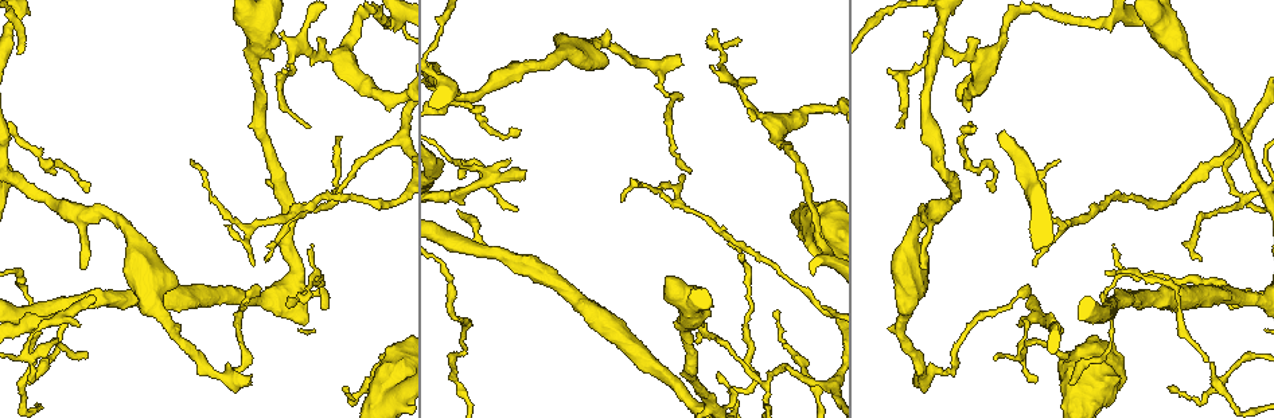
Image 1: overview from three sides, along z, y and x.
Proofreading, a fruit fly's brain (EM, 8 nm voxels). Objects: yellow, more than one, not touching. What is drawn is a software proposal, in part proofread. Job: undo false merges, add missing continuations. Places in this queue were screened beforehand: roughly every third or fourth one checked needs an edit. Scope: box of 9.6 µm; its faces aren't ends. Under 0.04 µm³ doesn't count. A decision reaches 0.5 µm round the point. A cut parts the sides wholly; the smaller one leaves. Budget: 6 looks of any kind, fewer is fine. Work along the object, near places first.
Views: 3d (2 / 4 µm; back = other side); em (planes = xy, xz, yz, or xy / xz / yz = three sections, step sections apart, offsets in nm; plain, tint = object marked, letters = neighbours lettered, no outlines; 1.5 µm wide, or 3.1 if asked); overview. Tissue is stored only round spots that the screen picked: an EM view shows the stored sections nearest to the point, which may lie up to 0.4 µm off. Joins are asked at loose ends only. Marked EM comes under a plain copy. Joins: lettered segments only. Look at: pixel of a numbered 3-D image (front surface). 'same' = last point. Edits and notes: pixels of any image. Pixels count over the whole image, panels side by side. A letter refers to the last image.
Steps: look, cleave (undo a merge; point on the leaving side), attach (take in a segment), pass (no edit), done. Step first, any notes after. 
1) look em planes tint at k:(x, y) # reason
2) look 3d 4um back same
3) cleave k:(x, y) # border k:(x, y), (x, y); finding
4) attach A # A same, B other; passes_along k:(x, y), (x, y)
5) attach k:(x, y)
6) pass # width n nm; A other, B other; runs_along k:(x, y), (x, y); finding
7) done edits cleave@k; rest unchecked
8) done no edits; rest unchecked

look em xz step 4 letters at 1:(1070, 351)

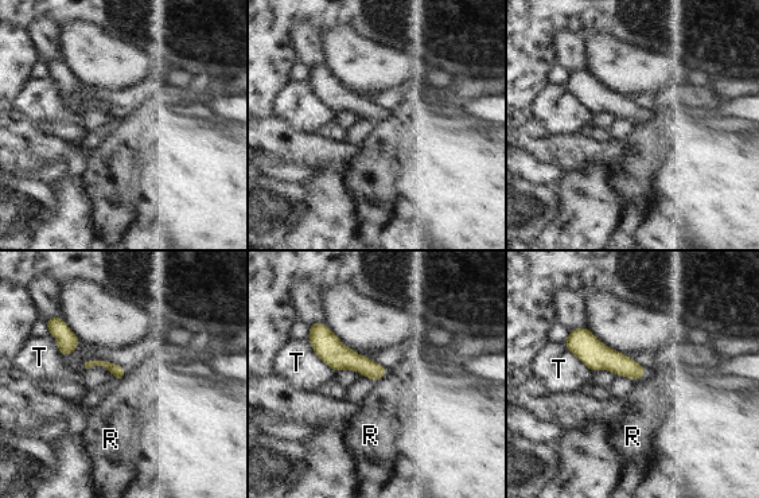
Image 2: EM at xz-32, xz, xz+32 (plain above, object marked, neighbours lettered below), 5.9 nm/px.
look em planes letters same

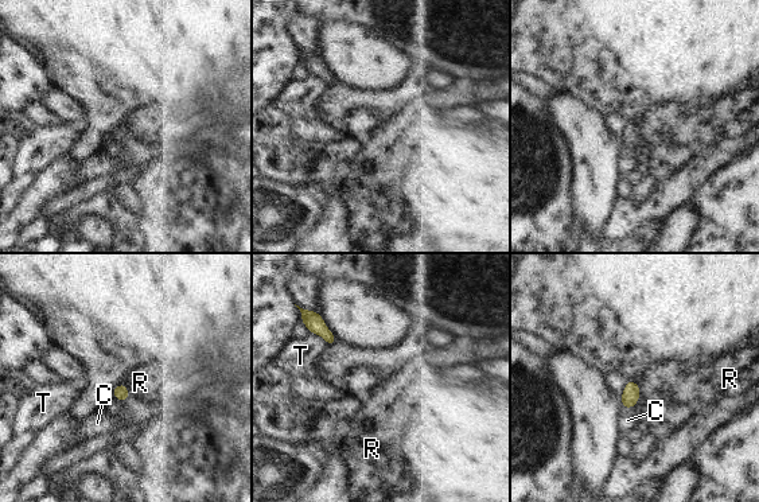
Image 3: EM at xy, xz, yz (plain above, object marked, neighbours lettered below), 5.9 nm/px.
pass # C other, R other, T other; border 3:(124, 384), (128, 392), (128, 401); none of them fits

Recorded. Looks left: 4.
look em planes letters at 1:(676, 55) # branch stops here

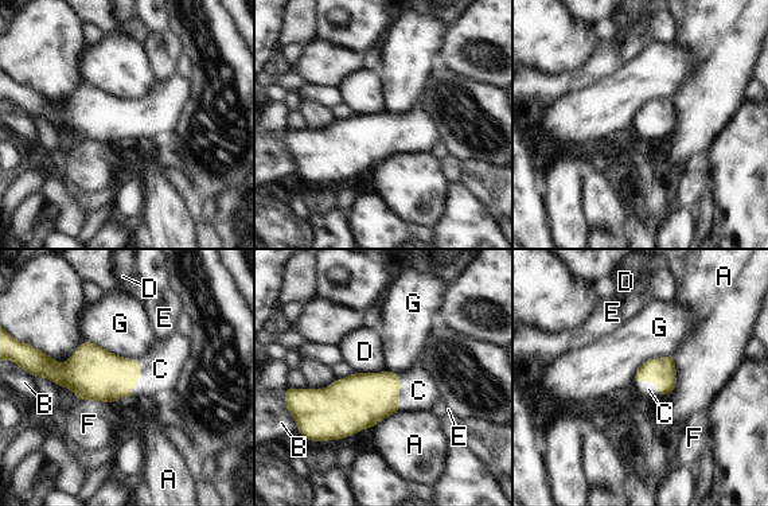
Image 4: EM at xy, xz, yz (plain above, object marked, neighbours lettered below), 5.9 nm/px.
attach C # longest_contact G 360 nm; A other, B other, C same, D other, E other, F other, G other; passes_along 4:(97, 374), (139, 378), (160, 369); the cell continues

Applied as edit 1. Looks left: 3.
look 3d 2um at 1:(729, 244) # free end

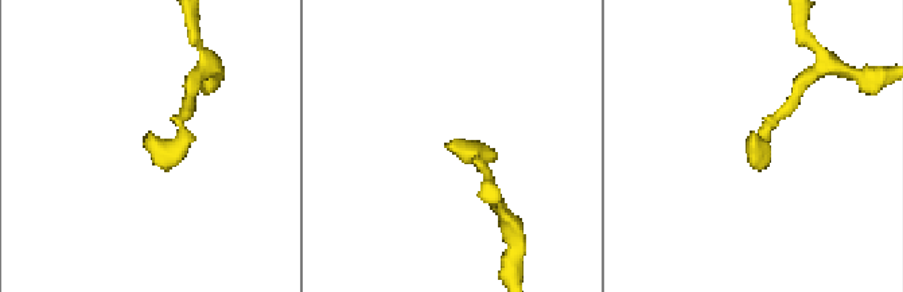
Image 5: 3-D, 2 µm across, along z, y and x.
look em yz step 4 tint at 5:(145, 138) # shape alone is not enough

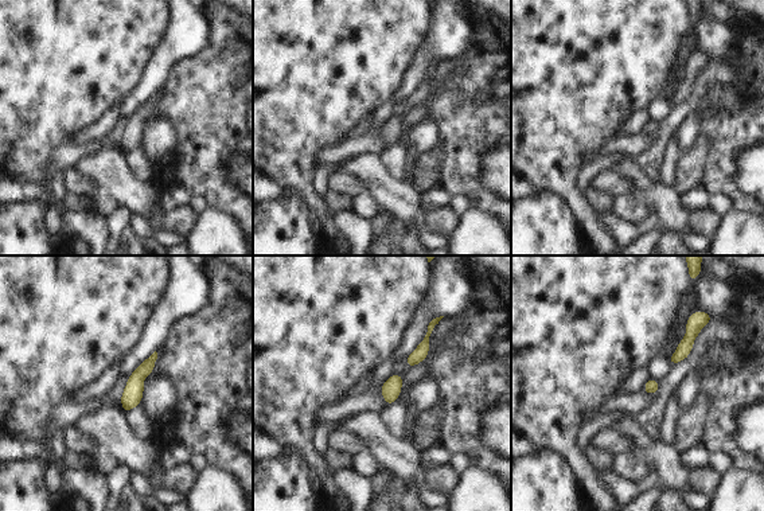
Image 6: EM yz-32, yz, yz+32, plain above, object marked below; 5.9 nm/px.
look em planes letters same # another direction

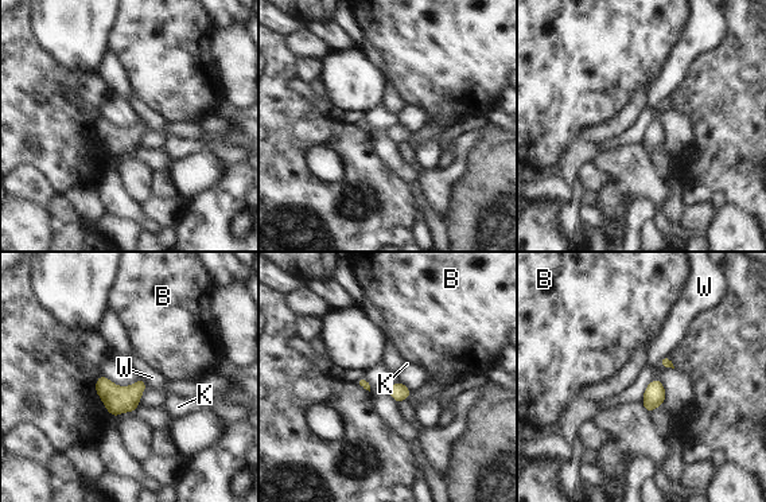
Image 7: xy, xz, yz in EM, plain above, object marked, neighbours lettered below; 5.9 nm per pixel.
pass # B other, K other, W other; border 7:(140, 376), (147, 386); none of them fits

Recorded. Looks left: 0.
done edits attach@4; rest unchecked

